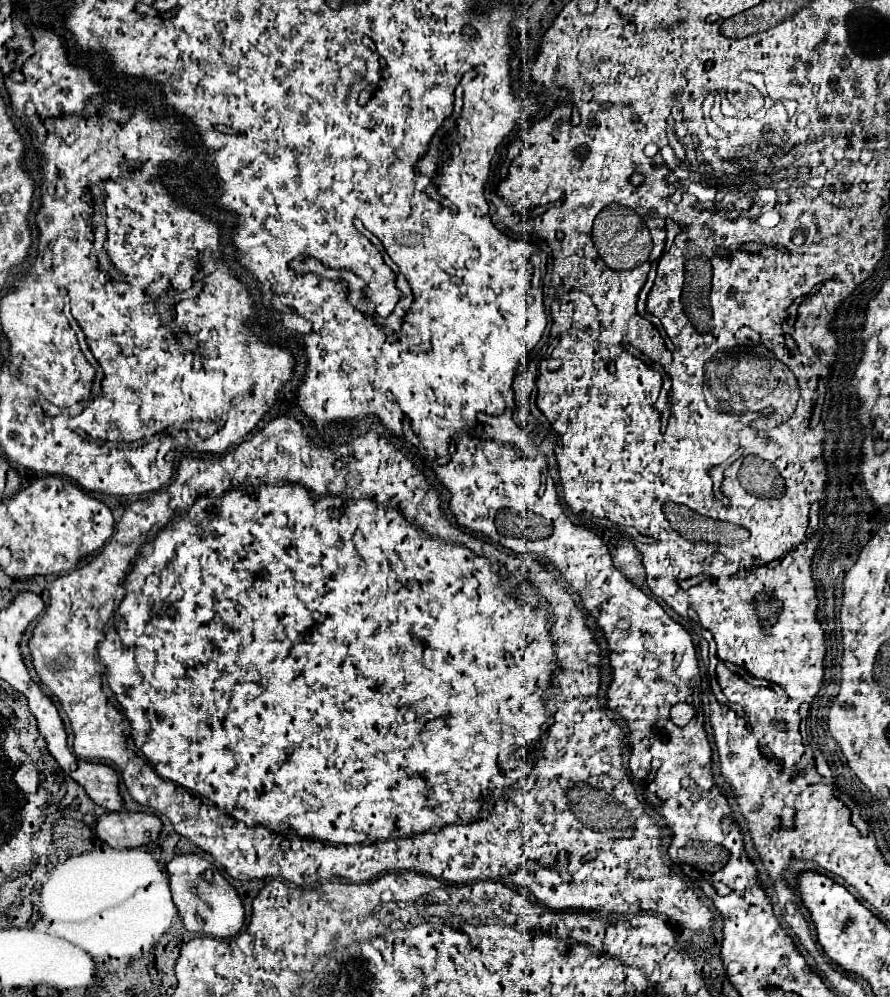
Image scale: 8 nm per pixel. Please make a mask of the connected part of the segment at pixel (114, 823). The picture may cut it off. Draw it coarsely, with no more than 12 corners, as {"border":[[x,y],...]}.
{"border":[[107,811],[95,835],[113,849],[153,843],[153,813]]}

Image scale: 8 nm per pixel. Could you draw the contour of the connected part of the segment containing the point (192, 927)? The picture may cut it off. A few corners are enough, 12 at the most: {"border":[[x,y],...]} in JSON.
{"border":[[201,855],[169,865],[173,903],[193,933],[235,937],[243,903]]}

